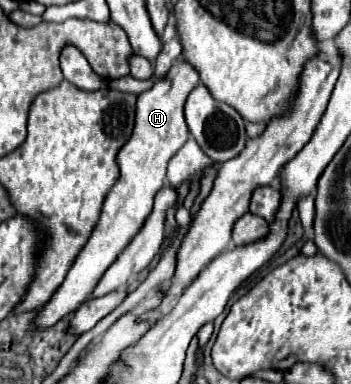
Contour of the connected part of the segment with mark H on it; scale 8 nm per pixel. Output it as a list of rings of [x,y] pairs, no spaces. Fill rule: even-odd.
[[[180,60],[166,72],[164,78],[154,80],[154,86],[150,90],[138,96],[134,132],[118,152],[120,178],[116,180],[116,188],[110,190],[102,208],[102,216],[96,224],[96,230],[92,232],[84,250],[78,254],[76,262],[72,264],[72,270],[68,270],[64,284],[60,286],[60,290],[56,290],[52,300],[48,300],[44,310],[36,316],[38,328],[48,328],[56,324],[60,318],[72,314],[92,294],[104,270],[134,238],[134,234],[144,224],[144,218],[148,218],[156,192],[166,184],[166,166],[170,158],[186,144],[190,136],[190,130],[184,120],[184,102],[198,84],[200,76],[196,68],[190,62]]]

